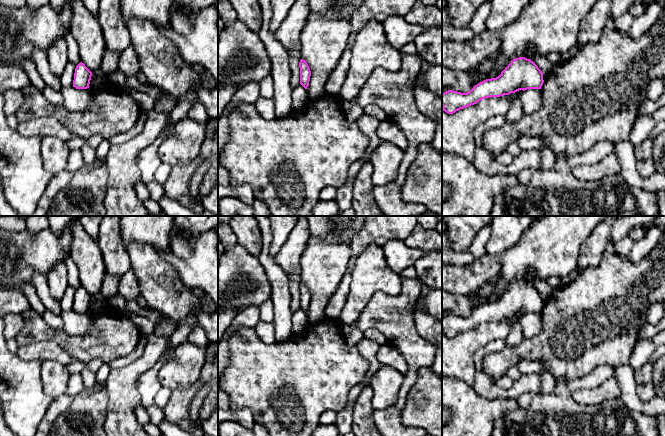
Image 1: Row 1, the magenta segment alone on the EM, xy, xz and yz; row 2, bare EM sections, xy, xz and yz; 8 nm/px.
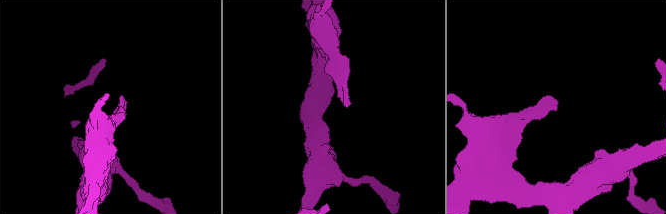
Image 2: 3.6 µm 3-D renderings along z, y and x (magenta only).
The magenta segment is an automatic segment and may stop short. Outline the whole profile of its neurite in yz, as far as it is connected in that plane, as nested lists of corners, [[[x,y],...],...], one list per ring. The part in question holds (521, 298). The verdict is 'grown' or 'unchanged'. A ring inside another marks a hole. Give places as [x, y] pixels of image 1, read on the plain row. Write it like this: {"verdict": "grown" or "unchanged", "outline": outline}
{"verdict": "unchanged", "outline": [[[525,281],[515,282],[498,301],[478,307],[467,317],[444,316],[443,335],[453,338],[485,322],[509,319],[519,314],[541,313],[543,307],[543,297],[533,285]]]}

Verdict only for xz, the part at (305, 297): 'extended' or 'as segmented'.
as segmented

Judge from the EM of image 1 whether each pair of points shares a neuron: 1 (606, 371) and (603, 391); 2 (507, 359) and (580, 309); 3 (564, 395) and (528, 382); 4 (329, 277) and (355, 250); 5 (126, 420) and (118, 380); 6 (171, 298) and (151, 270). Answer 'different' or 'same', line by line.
1: different
2: same
3: different
4: different
5: same
6: same

